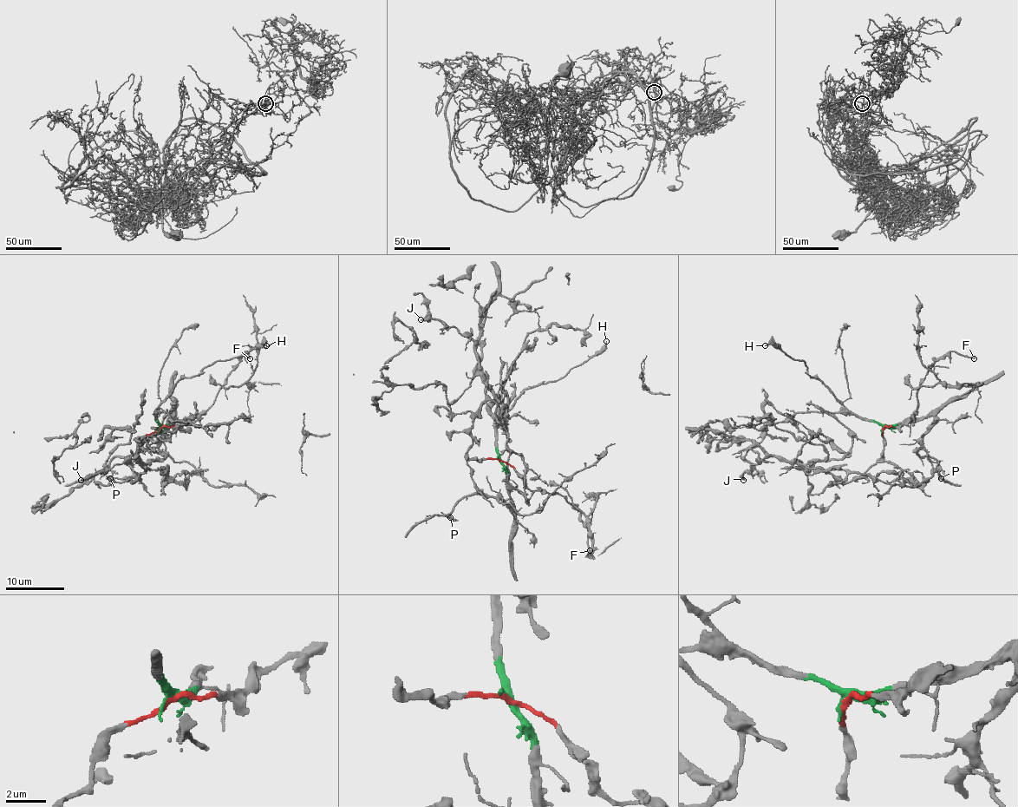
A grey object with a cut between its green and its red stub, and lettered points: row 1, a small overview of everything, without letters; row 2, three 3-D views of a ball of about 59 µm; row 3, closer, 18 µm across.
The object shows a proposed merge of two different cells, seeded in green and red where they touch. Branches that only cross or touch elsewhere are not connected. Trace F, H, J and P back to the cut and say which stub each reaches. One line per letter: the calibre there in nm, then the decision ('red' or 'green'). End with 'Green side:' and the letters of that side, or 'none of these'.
F: 200 nm | red
H: 180 nm | green
J: 280 nm | red
P: 150 nm | green
Green side: H, P

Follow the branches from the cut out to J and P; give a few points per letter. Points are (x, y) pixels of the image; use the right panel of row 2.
J: (884, 428), (878, 460), (848, 482), (775, 457), (751, 466), (743, 479)
P: (884, 428), (933, 417), (918, 454), (936, 462), (943, 473), (940, 477)

